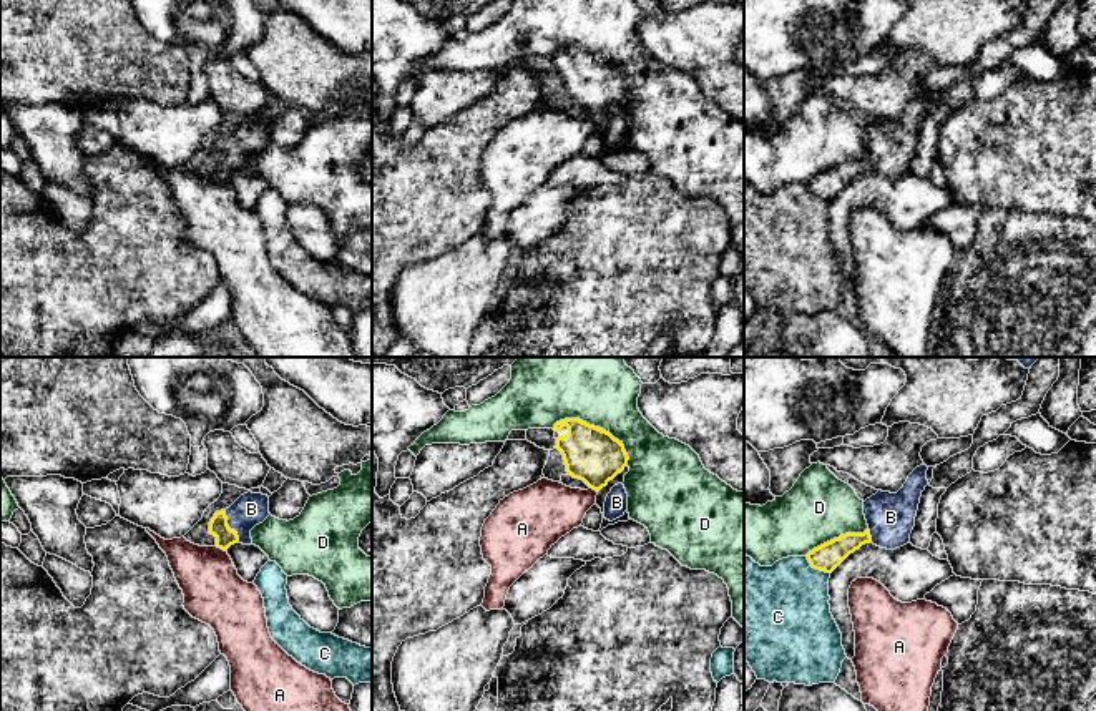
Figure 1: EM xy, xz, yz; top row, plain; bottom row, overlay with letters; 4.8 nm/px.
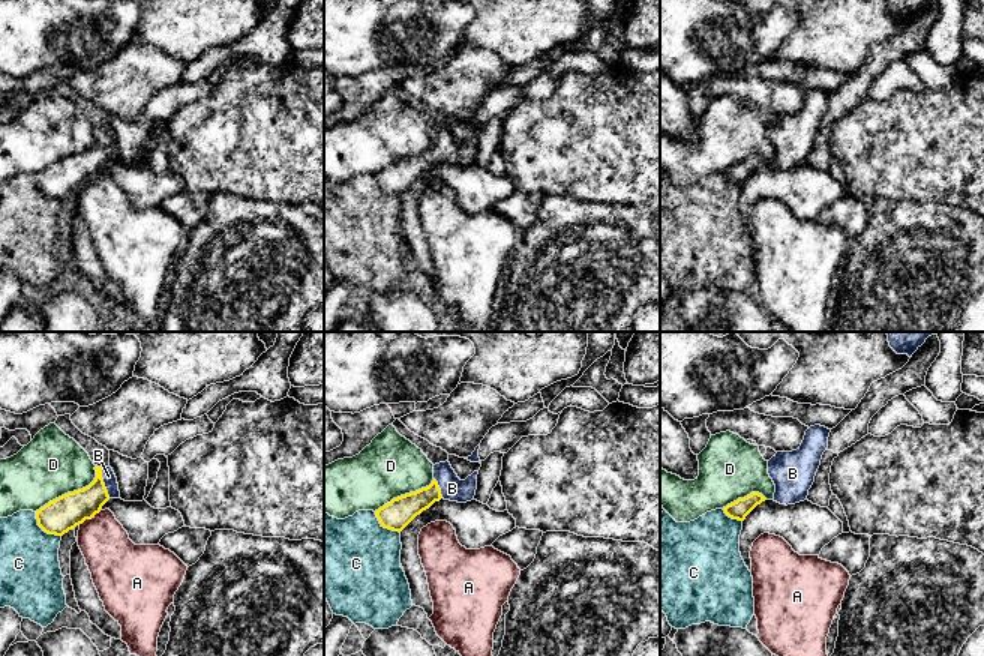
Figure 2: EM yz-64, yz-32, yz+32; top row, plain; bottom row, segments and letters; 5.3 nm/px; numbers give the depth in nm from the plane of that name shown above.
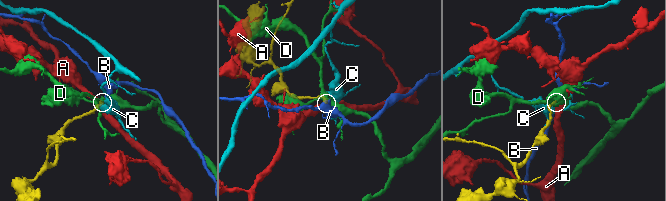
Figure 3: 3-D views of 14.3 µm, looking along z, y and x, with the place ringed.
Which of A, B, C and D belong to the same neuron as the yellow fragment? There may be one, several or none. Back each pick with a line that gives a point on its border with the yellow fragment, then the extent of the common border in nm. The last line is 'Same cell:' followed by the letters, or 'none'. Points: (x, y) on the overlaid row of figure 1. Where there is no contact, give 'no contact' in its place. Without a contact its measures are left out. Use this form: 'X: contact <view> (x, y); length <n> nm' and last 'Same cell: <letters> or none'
B: contact xy (228, 525); length 170 nm
Same cell: B

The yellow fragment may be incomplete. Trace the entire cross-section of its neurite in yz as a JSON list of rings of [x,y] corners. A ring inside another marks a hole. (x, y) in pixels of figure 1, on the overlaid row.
[[[917,467],[897,493],[878,490],[864,502],[868,528],[864,533],[845,533],[805,557],[812,568],[832,573],[850,553],[865,543],[895,550],[910,543],[922,492],[928,485],[928,467]]]

